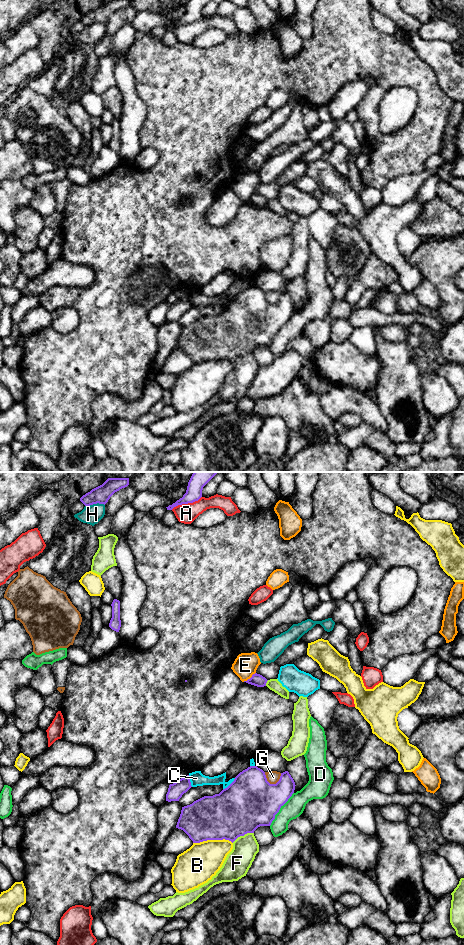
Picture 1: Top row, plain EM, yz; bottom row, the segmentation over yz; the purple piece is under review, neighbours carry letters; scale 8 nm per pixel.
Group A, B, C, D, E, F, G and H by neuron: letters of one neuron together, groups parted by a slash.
A / B / C / D / E / F / G / H

